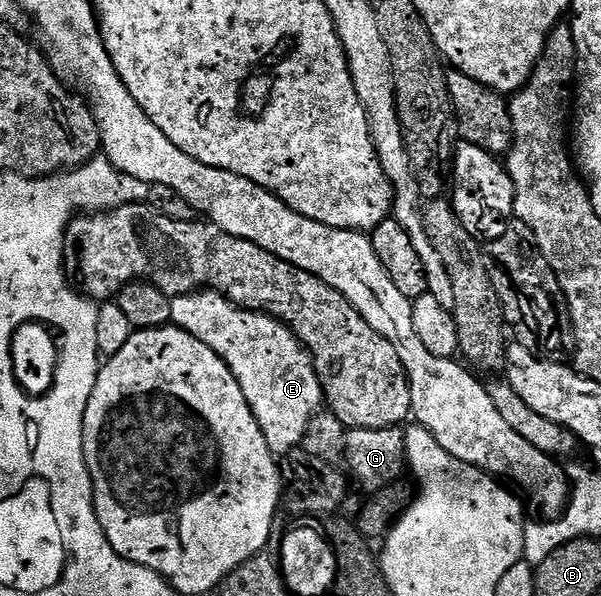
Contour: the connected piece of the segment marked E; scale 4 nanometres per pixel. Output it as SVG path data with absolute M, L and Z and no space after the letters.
M203 289L193 295L176 295L170 304L170 323L192 333L196 341L204 341L232 369L232 377L244 389L244 401L248 401L268 449L276 457L285 457L301 448L309 422L324 407L322 386L306 346L279 319L237 307L218 291Z

